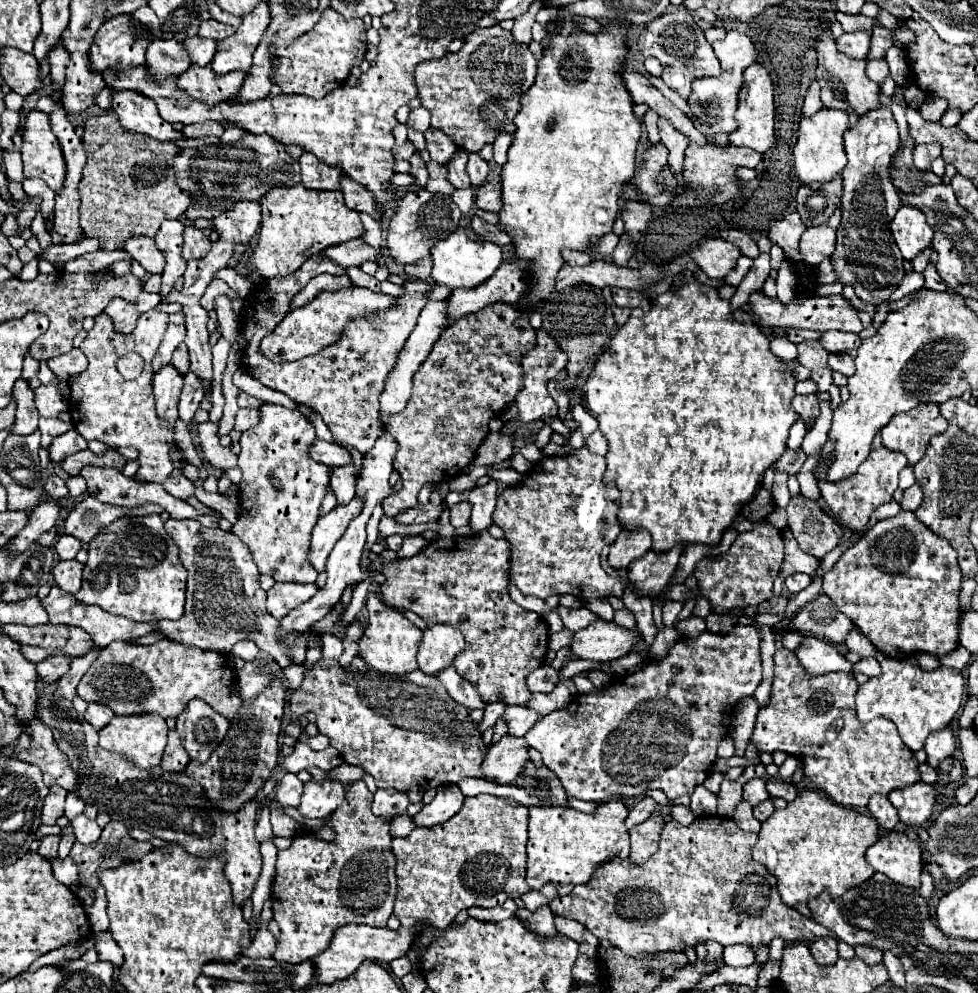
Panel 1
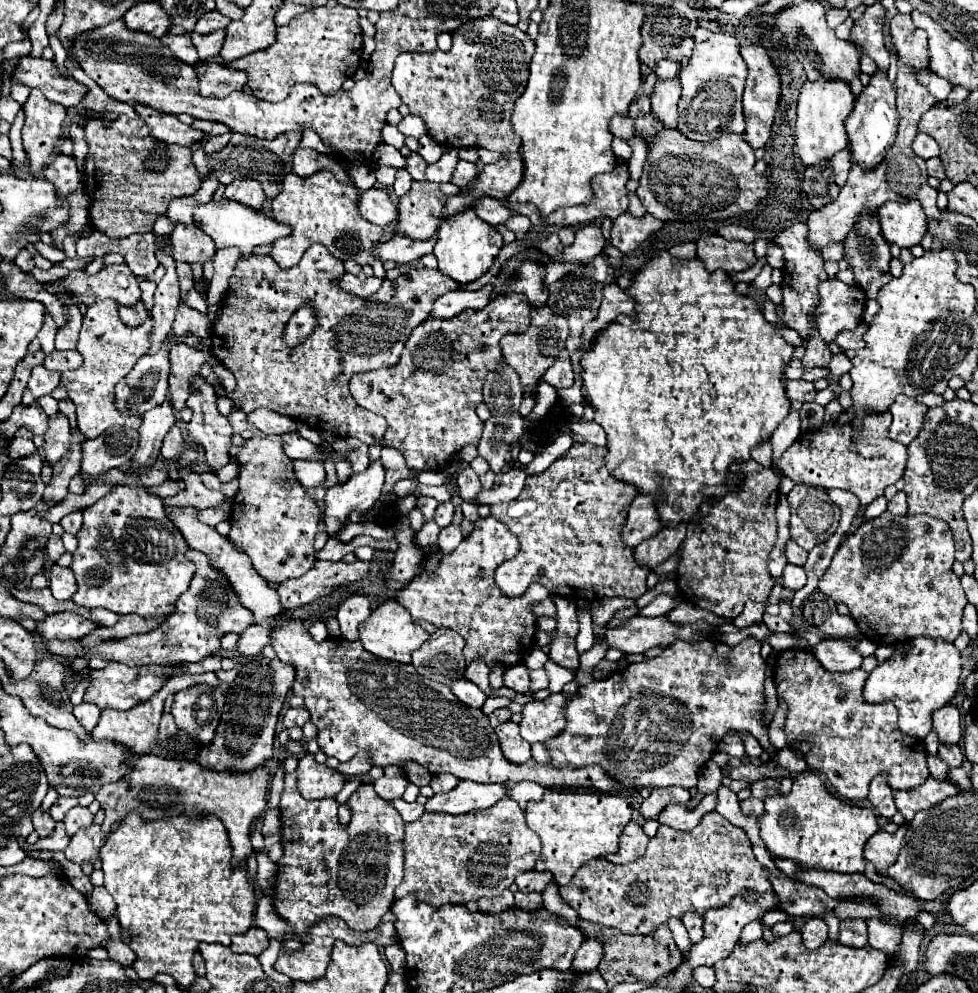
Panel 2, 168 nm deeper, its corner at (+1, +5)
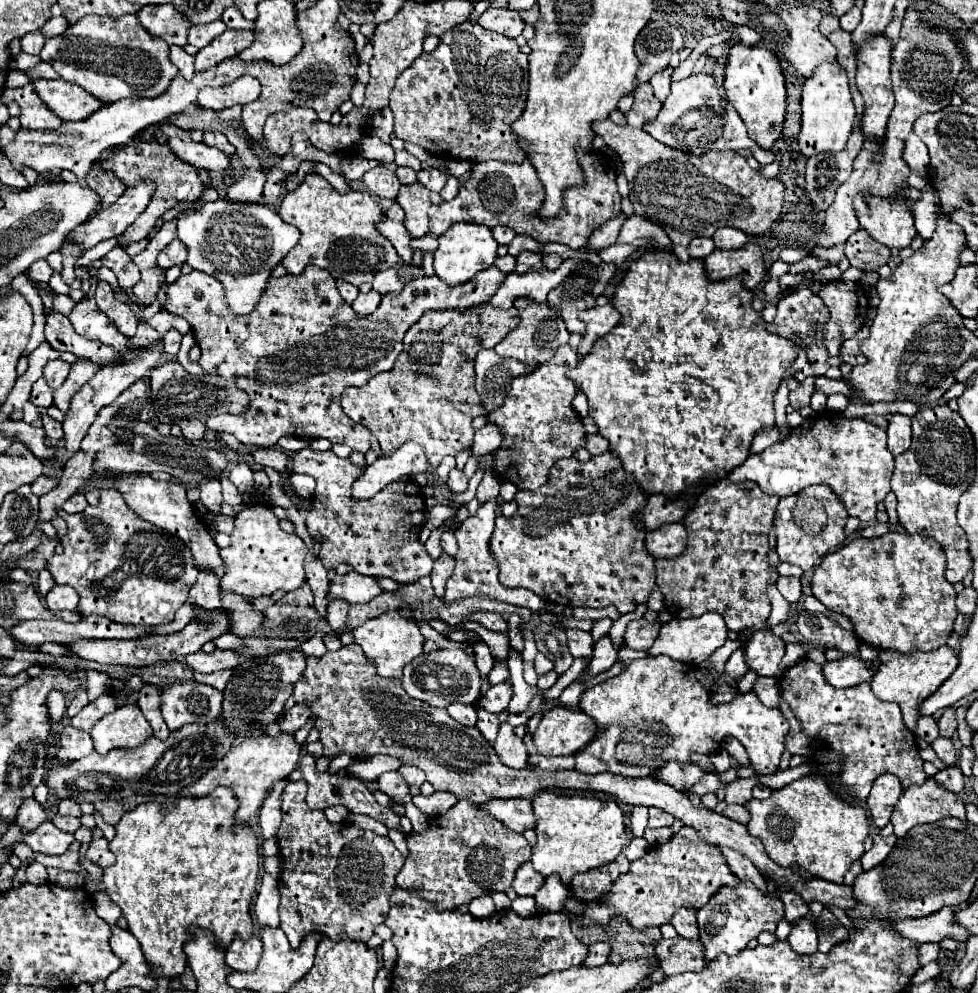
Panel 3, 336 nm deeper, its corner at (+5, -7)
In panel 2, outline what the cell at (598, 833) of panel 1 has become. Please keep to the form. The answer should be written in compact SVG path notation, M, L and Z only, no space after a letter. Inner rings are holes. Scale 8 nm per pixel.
M551 790L539 802L529 802L525 816L527 826L541 838L541 854L535 870L553 872L557 886L571 882L585 862L617 852L619 836L631 820L631 804L621 794L603 792L563 792Z

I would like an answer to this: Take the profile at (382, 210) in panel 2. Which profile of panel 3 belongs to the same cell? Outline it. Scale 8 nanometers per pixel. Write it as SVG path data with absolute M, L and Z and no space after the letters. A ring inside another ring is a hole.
M385 218L383 222L377 224L377 230L387 240L391 240L391 244L395 246L395 250L397 250L399 258L403 260L403 264L413 266L413 248L411 248L411 238L409 238L409 232L405 230L405 224Z

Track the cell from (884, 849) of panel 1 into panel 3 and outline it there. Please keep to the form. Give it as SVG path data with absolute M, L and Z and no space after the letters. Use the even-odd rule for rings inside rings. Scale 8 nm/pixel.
M879 834L873 836L873 848L867 850L867 852L861 856L863 870L871 870L873 866L881 864L881 862L887 858L887 854L891 852L891 848L895 846L895 840L897 840L895 834L887 836L887 838L883 838L883 836L879 836Z

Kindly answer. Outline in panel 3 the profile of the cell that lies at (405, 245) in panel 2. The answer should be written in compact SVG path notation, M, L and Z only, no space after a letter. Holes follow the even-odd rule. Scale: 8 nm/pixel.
M577 150L577 158L581 158L585 184L571 186L569 190L565 190L565 206L551 220L541 218L537 214L537 210L541 210L545 190L527 158L521 164L501 164L497 160L473 164L471 178L461 184L459 194L451 202L441 202L439 206L429 208L429 212L433 212L433 216L429 216L429 232L425 238L413 240L411 244L413 250L435 252L437 238L455 222L475 222L475 224L485 224L489 228L503 224L513 228L517 234L533 236L541 244L559 242L559 244L567 244L573 250L583 248L585 242L589 240L589 234L593 234L595 228L599 228L605 220L621 212L621 194L617 192L617 184L615 184L617 168L605 152ZM479 190L483 190L483 200Z

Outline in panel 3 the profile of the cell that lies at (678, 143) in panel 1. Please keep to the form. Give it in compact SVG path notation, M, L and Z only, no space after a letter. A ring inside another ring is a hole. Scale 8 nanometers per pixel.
M671 64L665 68L665 70L661 70L661 72L657 72L649 82L651 82L651 86L653 86L653 90L655 90L655 96L663 102L667 96L669 96L669 92L671 92L671 74L673 74L673 68L671 68Z

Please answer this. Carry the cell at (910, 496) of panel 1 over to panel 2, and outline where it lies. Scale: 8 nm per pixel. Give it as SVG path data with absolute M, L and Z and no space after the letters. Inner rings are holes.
M897 492L891 500L889 500L889 504L887 504L887 510L893 514L893 516L903 516L903 514L907 514L907 494L903 494L903 492Z

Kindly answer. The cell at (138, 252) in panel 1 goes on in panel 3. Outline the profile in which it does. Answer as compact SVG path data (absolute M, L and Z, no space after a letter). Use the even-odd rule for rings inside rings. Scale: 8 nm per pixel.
M117 246L109 254L105 254L101 258L101 262L103 262L105 268L113 270L113 274L117 276L117 282L123 290L131 290L141 278L139 268L131 262L131 256L121 246Z

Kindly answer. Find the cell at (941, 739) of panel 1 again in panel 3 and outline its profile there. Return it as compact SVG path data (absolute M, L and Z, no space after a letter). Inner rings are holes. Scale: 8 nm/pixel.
M945 708L943 716L939 718L939 732L943 738L951 738L957 730L957 718L955 718L955 710L953 708Z

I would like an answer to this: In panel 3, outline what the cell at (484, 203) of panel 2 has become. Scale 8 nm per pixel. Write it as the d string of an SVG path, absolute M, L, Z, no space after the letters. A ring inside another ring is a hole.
M495 226L493 228L493 236L499 244L509 244L515 238L515 232L509 230L509 226Z

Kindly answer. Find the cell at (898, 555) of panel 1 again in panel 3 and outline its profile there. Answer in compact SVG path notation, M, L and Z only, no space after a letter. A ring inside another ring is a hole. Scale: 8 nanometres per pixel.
M887 532L879 538L855 538L827 554L811 578L813 596L845 614L861 642L879 650L931 652L941 648L957 616L957 592L945 578L945 552L933 538Z

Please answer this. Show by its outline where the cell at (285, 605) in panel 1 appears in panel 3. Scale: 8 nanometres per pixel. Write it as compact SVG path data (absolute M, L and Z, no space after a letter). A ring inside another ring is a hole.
M347 572L343 576L335 576L329 588L329 600L345 600L349 604L365 604L379 596L383 588L371 576L361 576L357 572Z

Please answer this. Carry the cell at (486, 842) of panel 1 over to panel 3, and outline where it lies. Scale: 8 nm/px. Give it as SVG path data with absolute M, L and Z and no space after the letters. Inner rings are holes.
M465 800L441 814L439 824L431 824L427 832L411 834L407 846L409 856L397 874L397 886L417 890L439 910L455 910L477 896L503 892L511 886L517 868L531 858L531 846L521 834L507 830L497 818Z

